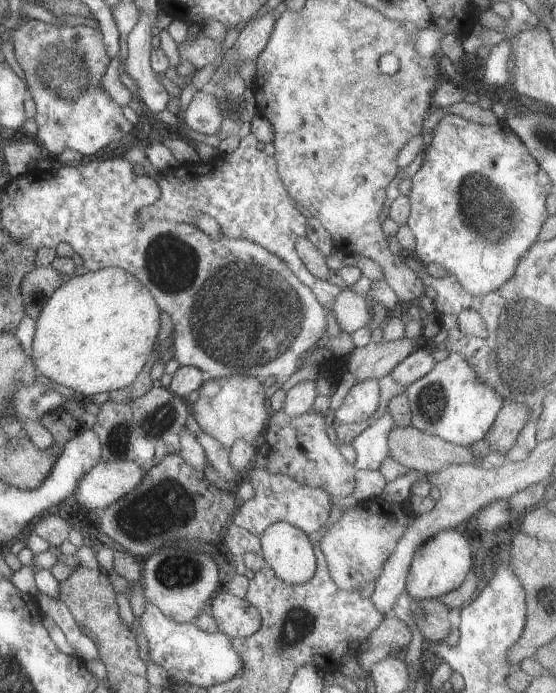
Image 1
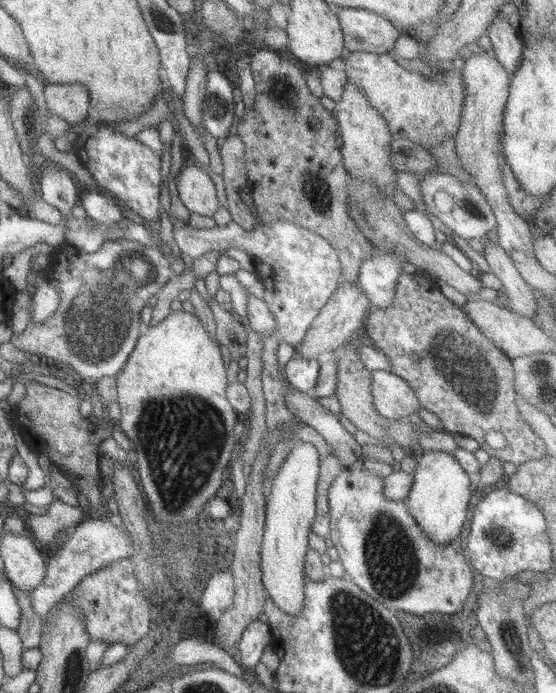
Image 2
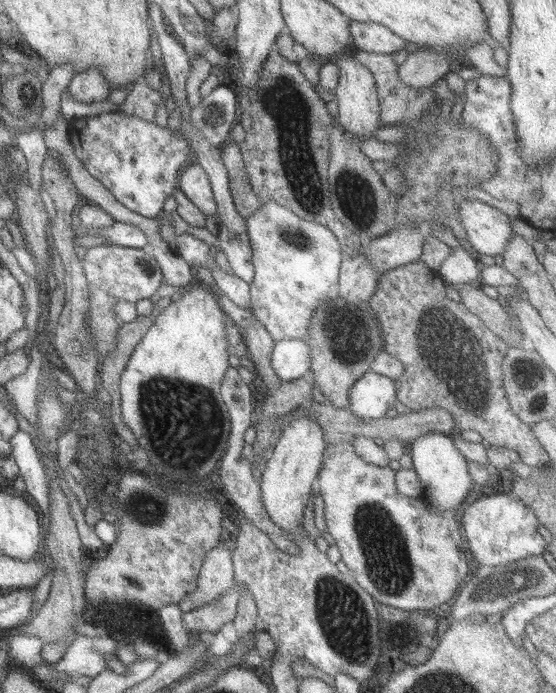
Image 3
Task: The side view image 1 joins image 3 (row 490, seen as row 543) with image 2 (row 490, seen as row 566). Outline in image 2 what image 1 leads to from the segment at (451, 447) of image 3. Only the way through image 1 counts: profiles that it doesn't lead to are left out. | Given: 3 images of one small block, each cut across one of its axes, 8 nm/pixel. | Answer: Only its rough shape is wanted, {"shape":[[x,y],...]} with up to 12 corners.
{"shape":[[450,453],[417,457],[404,503],[446,546],[468,520],[472,487]]}

